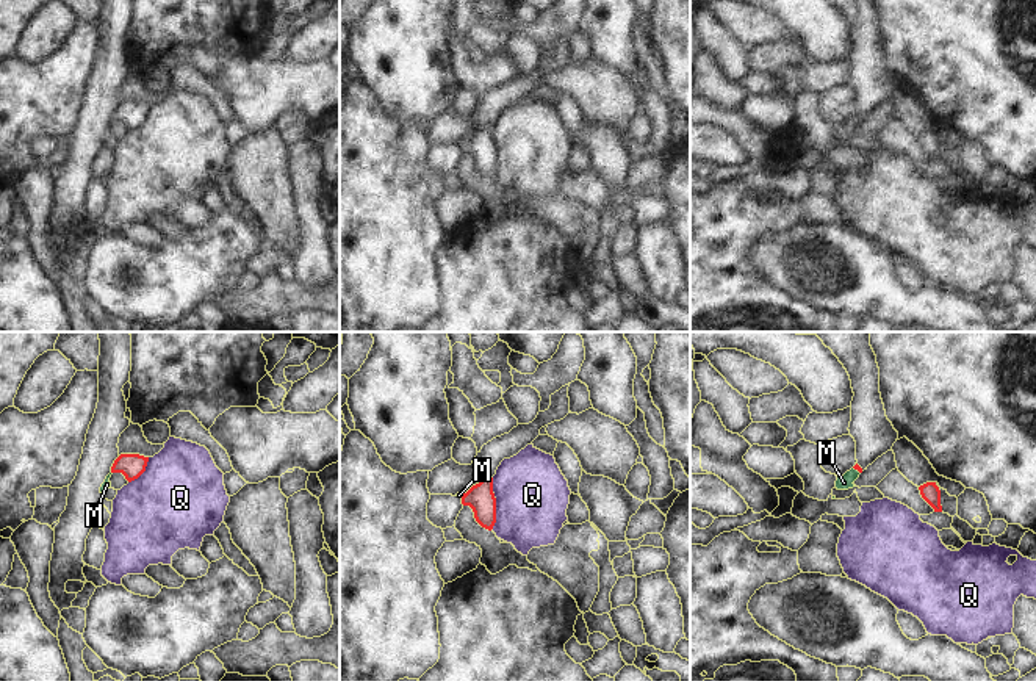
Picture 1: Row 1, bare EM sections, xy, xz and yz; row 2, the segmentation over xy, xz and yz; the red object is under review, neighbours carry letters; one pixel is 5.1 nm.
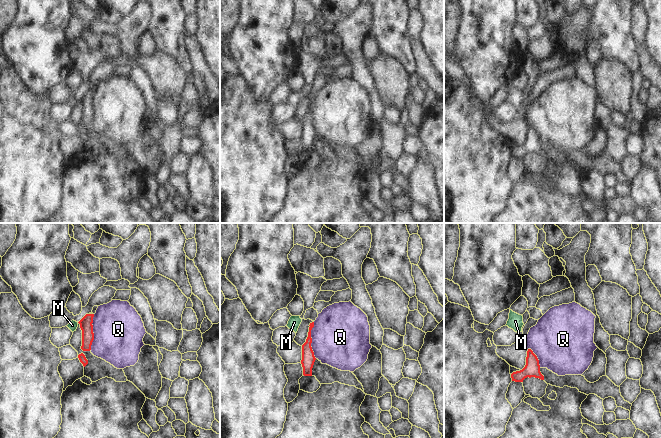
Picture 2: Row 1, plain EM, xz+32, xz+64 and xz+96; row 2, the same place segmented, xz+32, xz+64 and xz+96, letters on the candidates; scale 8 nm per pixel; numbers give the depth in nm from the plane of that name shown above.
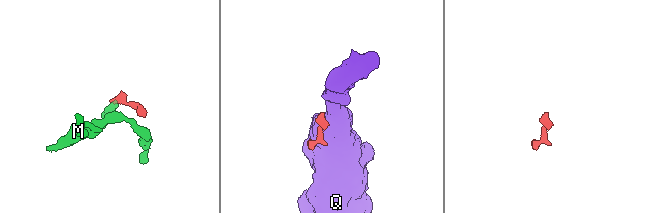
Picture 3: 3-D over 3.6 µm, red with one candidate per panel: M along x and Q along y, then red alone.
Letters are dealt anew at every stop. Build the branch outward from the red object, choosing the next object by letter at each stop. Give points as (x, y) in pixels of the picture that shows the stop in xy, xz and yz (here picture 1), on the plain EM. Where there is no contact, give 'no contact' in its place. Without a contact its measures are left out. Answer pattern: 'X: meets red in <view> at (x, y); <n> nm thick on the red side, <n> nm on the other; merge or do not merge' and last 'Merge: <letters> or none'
M: meets red in yz at (856, 118); 30 nm thick on the red side, 80 nm on the other; merge
Q: meets red in xz at (495, 154); 140 nm thick on the red side, 380 nm on the other; do not merge
Merge: M

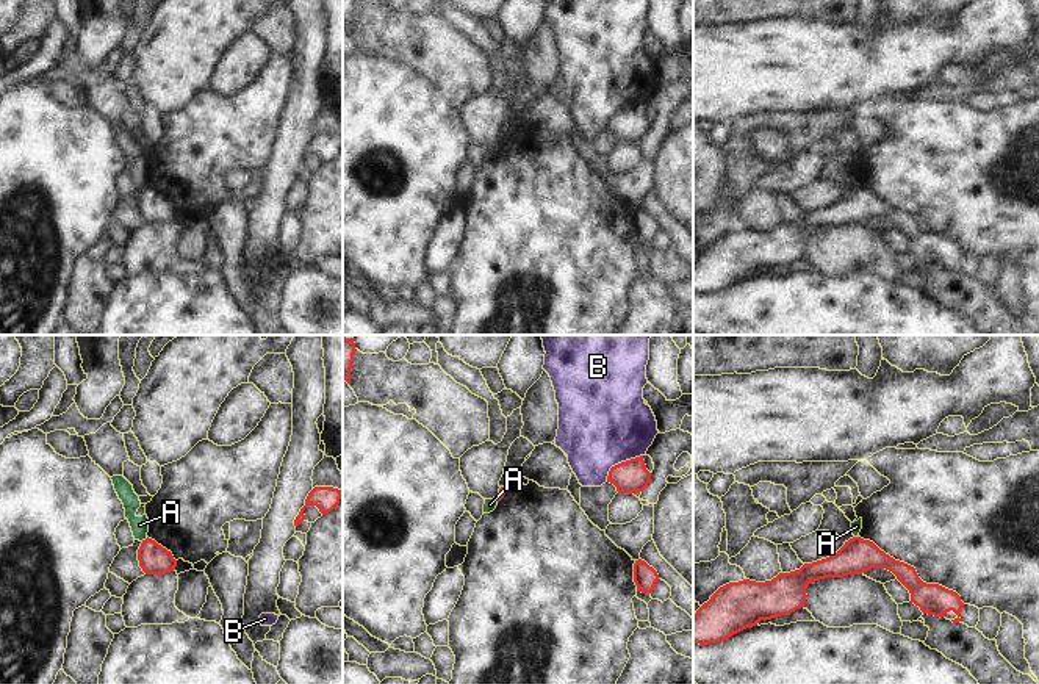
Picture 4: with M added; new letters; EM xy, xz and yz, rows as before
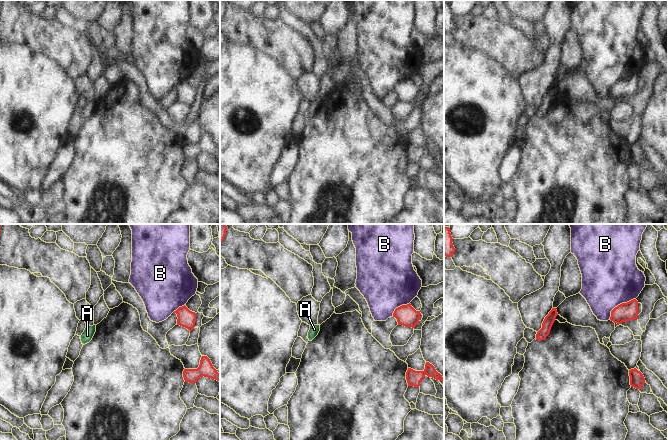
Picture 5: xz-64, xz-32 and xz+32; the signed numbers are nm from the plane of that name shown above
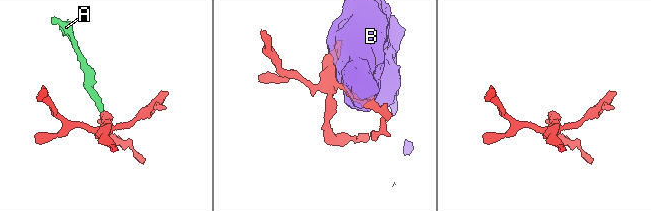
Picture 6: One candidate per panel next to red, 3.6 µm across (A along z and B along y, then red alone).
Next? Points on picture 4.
A: meets red in xy at (146, 188); 160 nm thick on the red side, 100 nm on the other; merge
B: meets red in xz at (621, 111); 170 nm thick on the red side, 460 nm on the other; do not merge
Merge: A

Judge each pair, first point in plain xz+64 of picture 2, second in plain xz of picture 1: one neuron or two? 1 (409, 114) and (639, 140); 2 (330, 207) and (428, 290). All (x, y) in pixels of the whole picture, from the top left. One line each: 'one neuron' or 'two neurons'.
1: two neurons
2: two neurons

